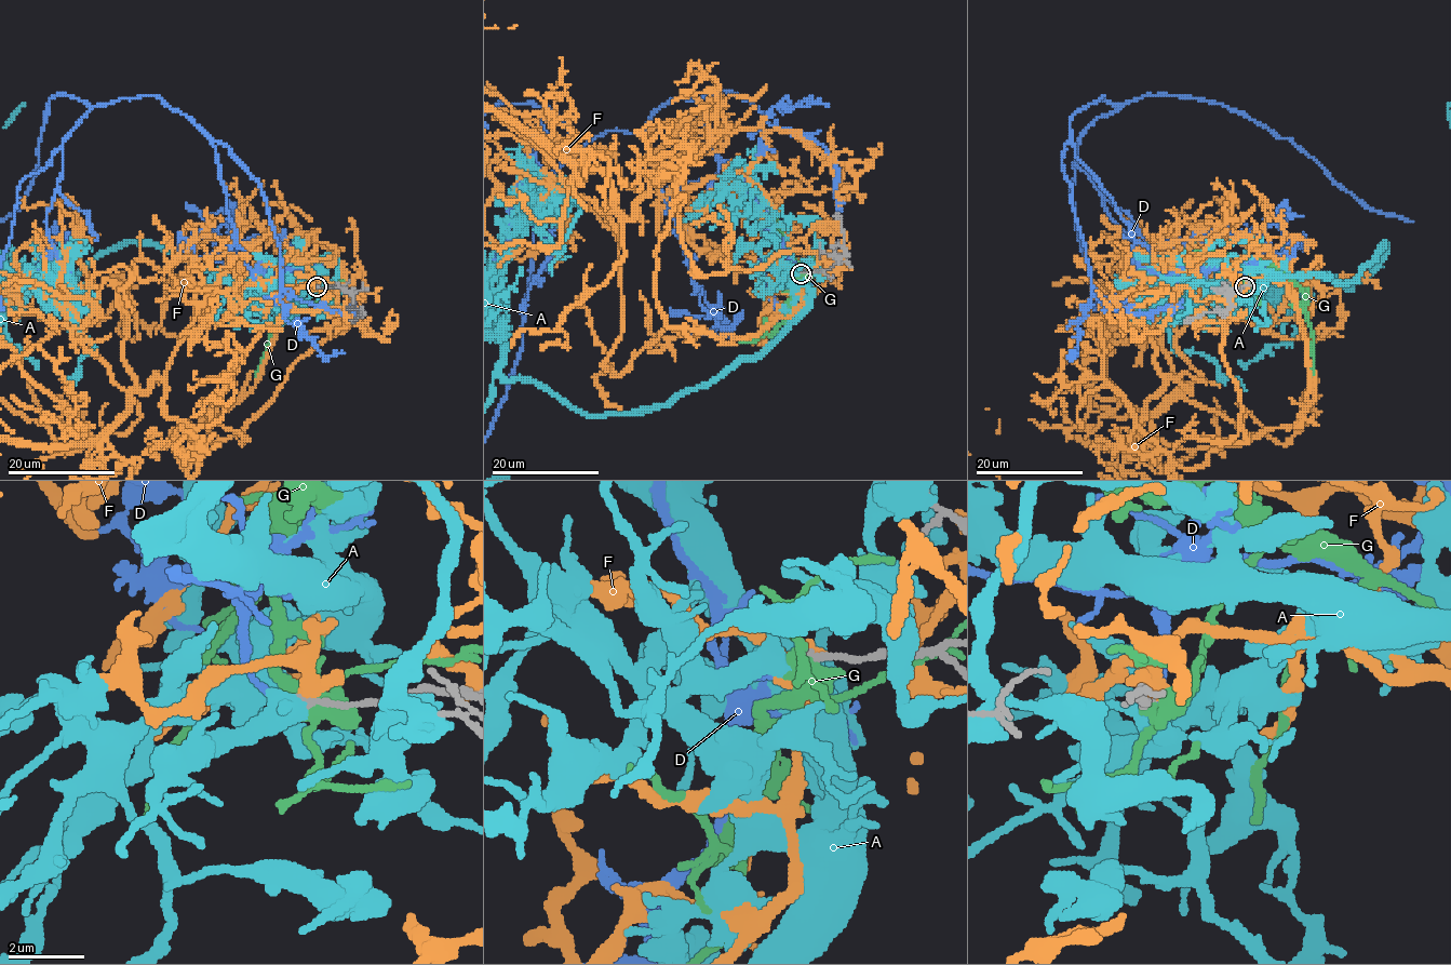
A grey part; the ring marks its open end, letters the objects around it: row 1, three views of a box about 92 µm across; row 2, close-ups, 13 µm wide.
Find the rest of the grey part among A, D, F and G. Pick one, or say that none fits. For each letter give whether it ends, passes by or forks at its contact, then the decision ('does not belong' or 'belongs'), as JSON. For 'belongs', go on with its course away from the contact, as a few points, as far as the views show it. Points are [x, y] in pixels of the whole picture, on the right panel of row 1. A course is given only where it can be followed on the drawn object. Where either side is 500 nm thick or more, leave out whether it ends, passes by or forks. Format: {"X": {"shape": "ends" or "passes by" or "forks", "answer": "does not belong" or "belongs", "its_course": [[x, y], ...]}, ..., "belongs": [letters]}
{"A": {"shape": "passes by", "answer": "does not belong"}, "D": {"shape": "ends", "answer": "belongs"}, "F": {"shape": "passes by", "answer": "does not belong"}, "G": {"shape": "forks", "answer": "does not belong"}, "belongs": ["D"]}

